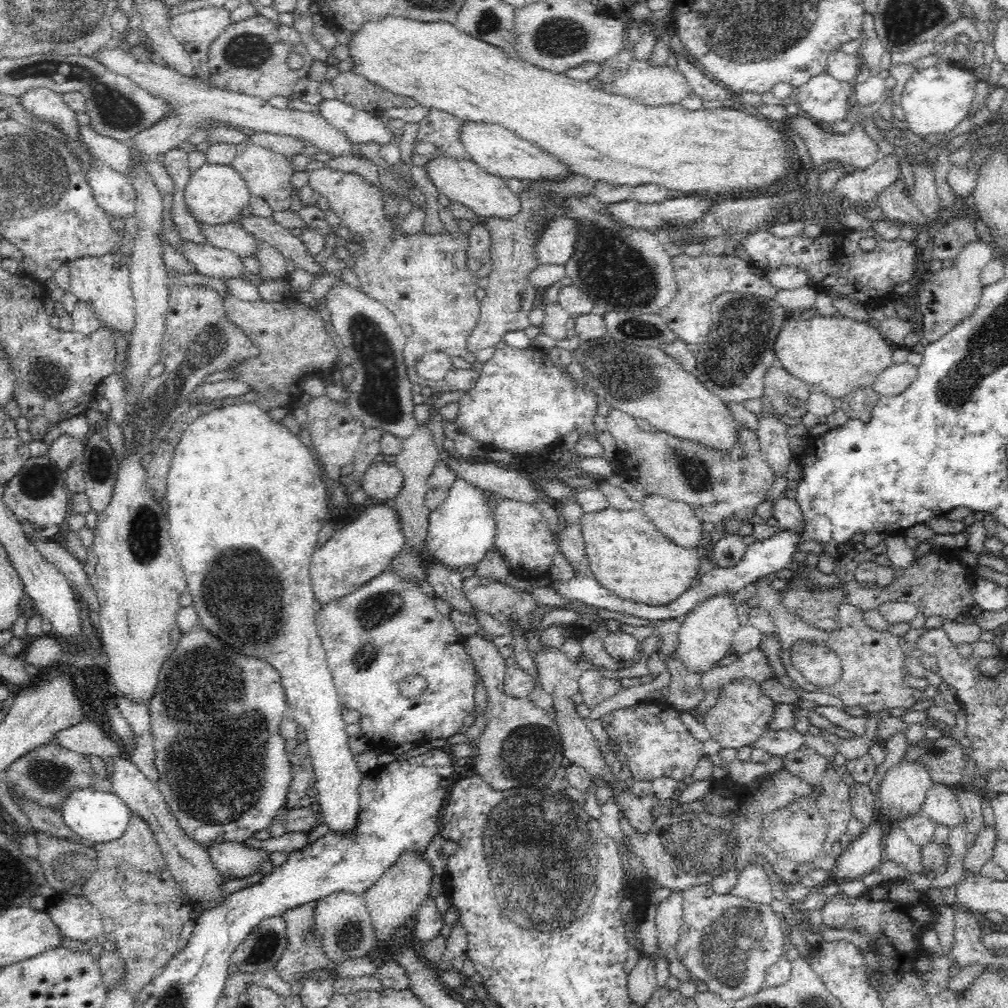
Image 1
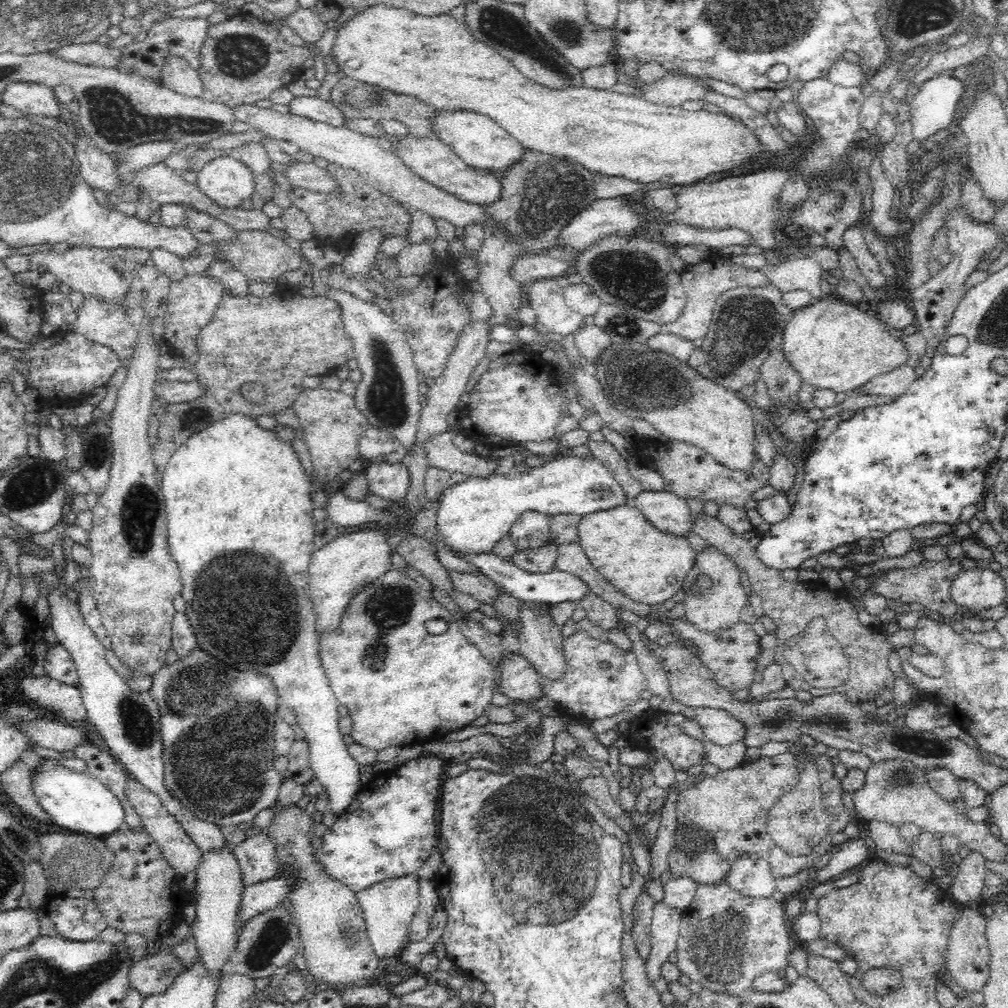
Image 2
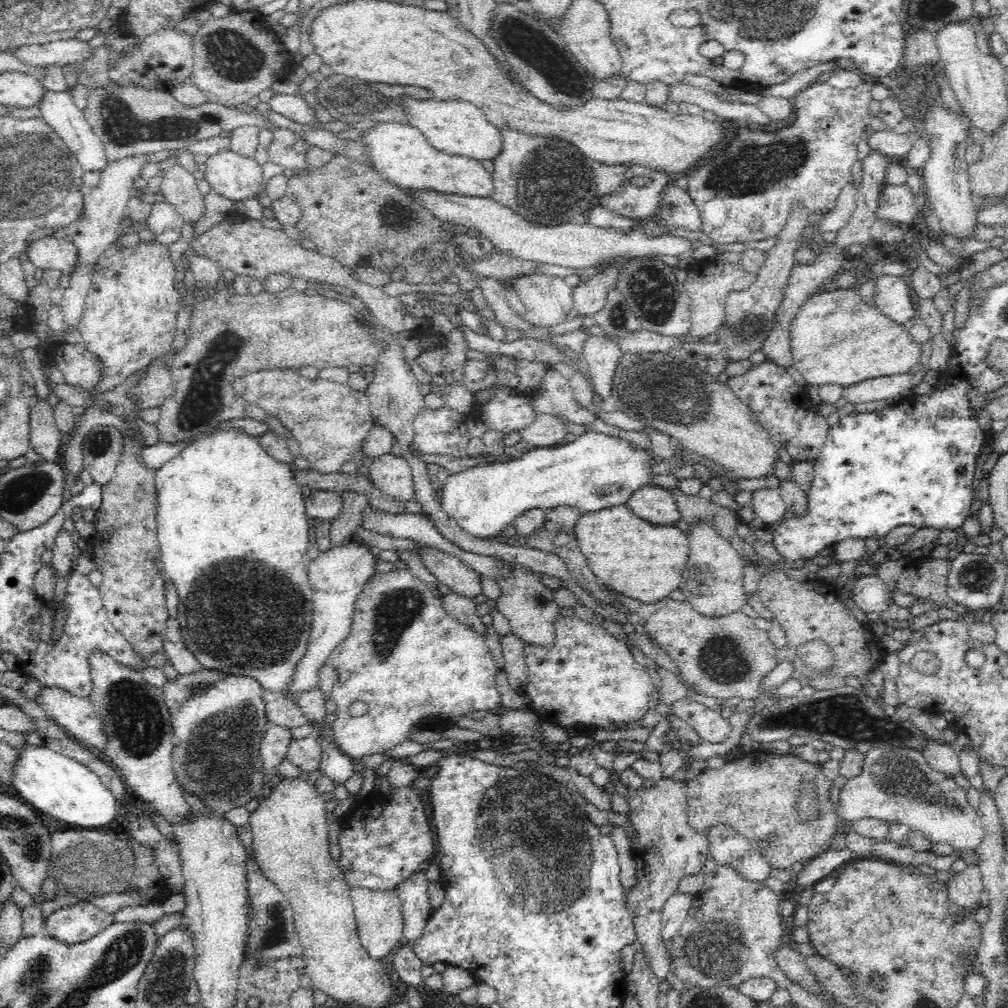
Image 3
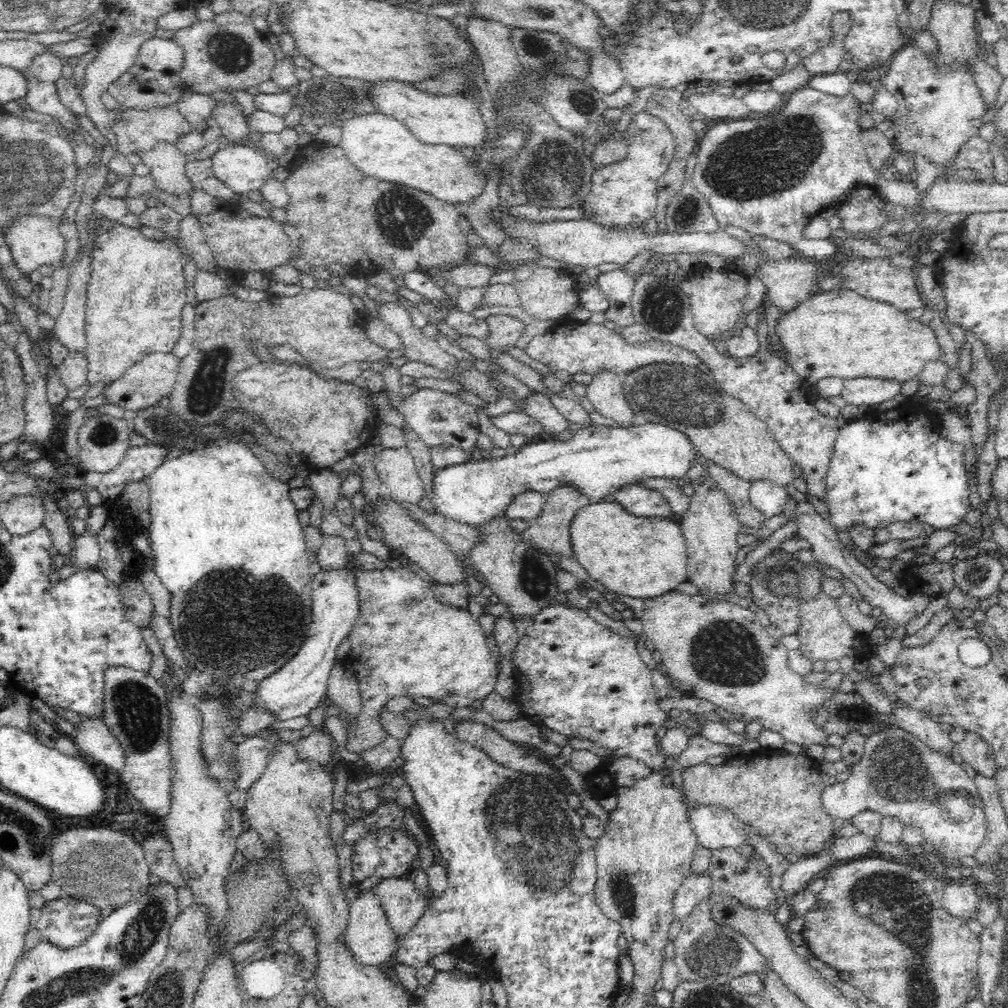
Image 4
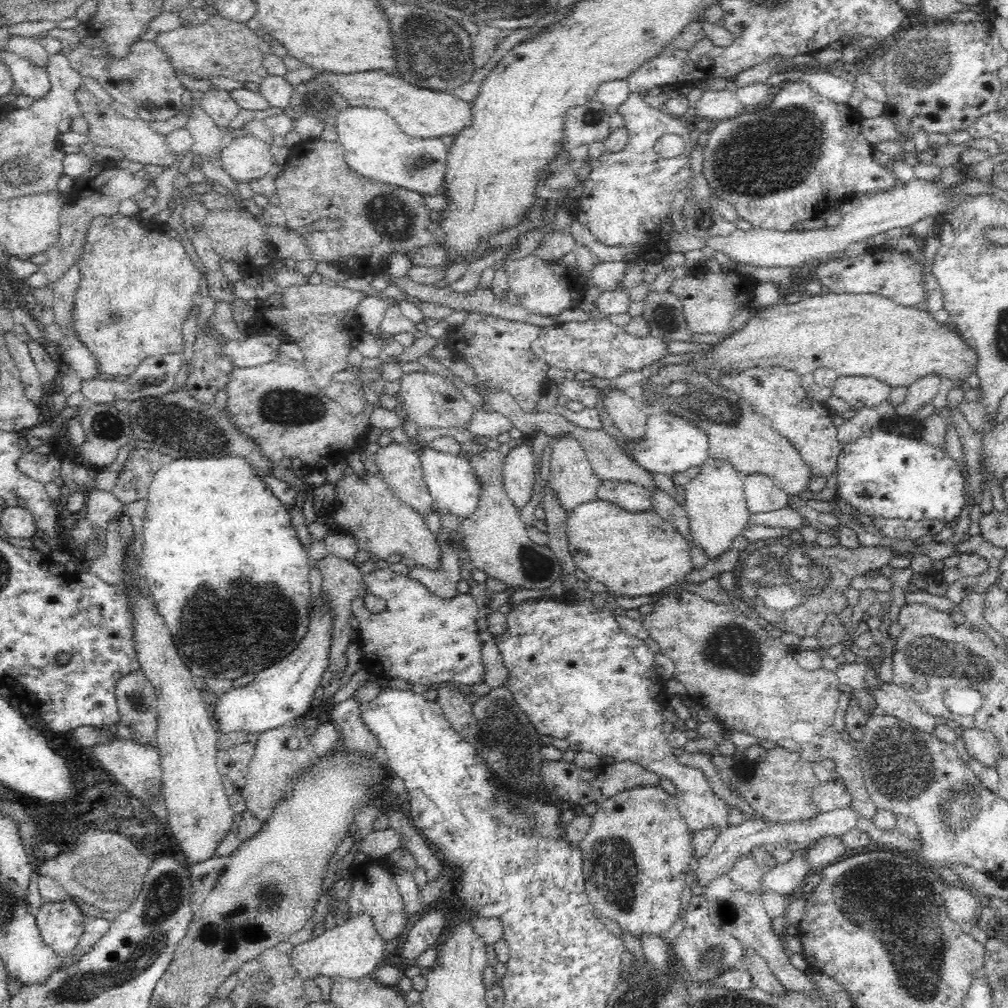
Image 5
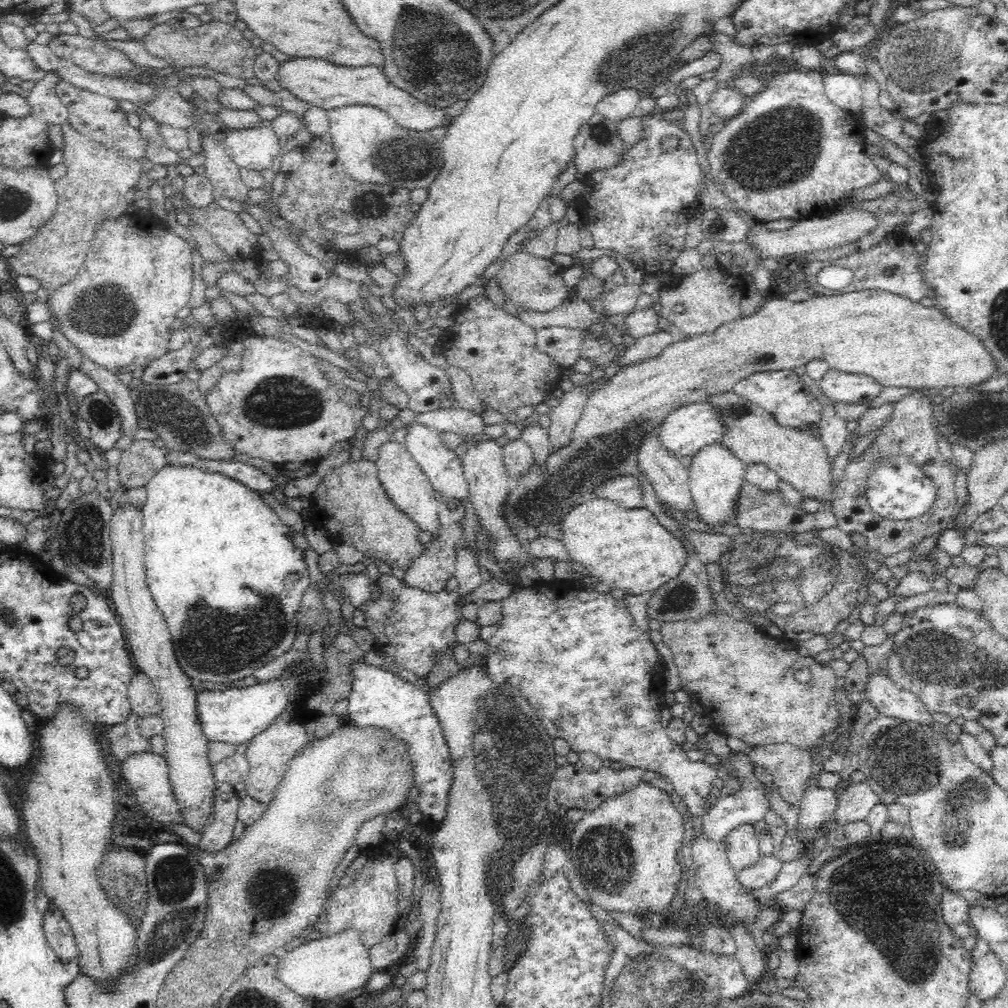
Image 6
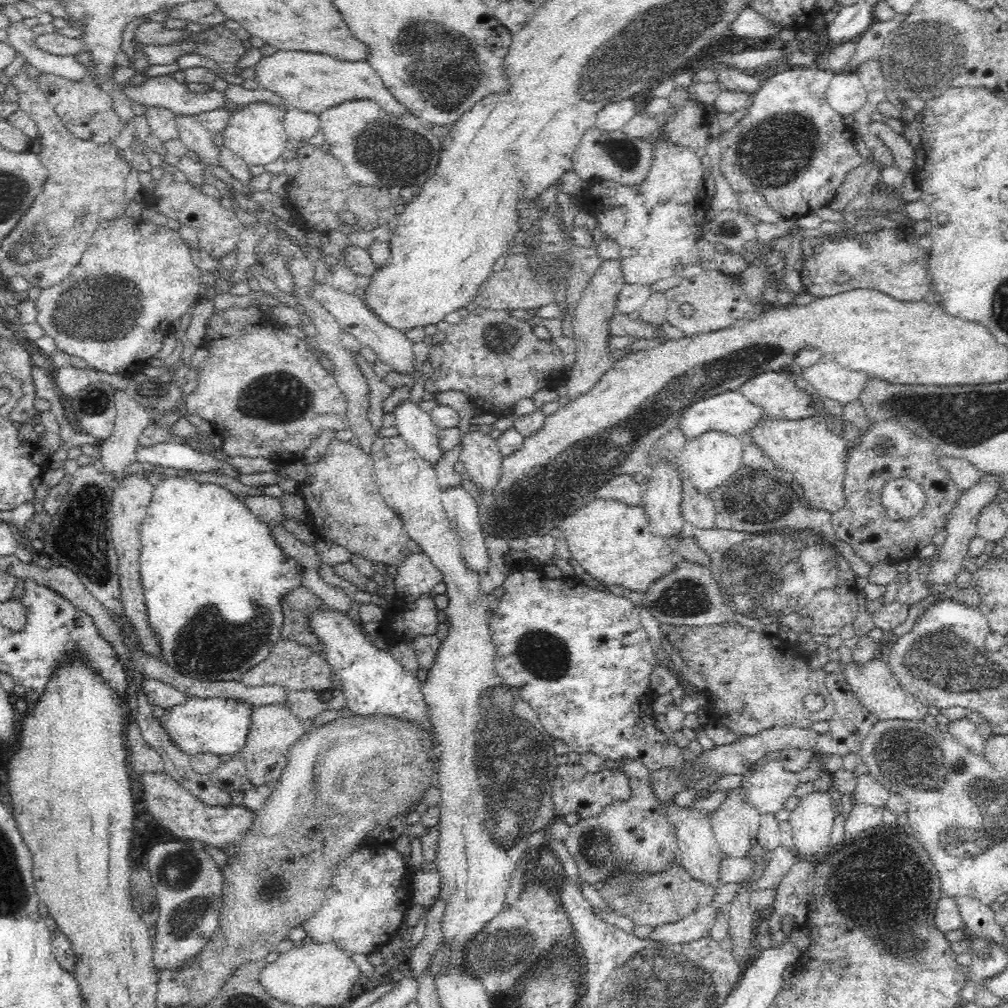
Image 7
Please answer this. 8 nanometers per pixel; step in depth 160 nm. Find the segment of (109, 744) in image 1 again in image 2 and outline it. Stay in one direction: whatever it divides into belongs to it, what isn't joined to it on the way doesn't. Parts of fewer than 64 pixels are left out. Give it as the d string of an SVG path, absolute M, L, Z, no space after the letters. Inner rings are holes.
M46 719L36 722L16 722L15 727L32 743L60 753L72 751L82 744L89 744L86 732L78 725L67 725Z

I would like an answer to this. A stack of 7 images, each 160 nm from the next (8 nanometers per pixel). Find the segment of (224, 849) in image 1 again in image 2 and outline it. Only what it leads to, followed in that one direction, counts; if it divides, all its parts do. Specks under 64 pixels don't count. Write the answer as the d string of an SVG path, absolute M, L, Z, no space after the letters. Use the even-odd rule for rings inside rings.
M61 583L56 590L46 594L50 605L49 623L53 628L58 643L64 645L74 659L77 667L81 696L88 712L89 721L96 727L102 740L108 745L109 753L117 759L128 775L141 782L150 792L158 795L162 806L185 830L185 833L202 851L223 849L227 845L218 825L199 820L178 798L174 797L164 785L163 743L161 738L161 715L159 705L150 697L149 692L133 692L132 688L106 660L105 646L97 639L93 630L83 621L77 601L70 601Z

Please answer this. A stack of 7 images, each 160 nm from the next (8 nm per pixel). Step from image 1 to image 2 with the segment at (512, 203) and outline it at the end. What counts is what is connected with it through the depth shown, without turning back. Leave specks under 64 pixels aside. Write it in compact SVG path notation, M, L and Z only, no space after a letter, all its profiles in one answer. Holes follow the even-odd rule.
M409 133L408 136L400 136L398 142L394 143L394 148L396 148L395 155L399 156L403 164L412 172L455 198L482 207L490 206L498 198L502 198L502 184L498 178L489 171L466 164L439 139L416 138Z

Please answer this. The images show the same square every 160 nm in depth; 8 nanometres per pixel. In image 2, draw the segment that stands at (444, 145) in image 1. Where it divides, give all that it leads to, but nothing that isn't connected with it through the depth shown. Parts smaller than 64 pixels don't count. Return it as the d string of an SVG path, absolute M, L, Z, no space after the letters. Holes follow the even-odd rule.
M343 77L330 90L330 102L339 108L345 118L352 120L352 118L373 118L374 120L399 120L403 122L408 128L409 133L416 138L434 138L435 132L431 128L432 116L436 112L435 108L426 104L417 96L410 96L404 94L396 94L386 88L378 85L366 84L360 81L351 81L349 77Z

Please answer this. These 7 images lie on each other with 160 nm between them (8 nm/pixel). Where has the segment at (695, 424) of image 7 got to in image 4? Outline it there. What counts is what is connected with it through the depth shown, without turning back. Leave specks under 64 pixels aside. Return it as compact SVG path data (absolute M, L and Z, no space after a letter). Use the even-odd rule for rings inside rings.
M640 421L631 427L608 427L592 424L585 429L577 428L576 434L568 442L556 440L525 444L518 452L500 458L484 459L473 456L460 464L447 466L434 473L431 500L436 512L446 518L481 525L495 516L504 515L515 496L524 491L538 491L547 496L557 486L574 485L578 491L590 498L590 502L613 501L615 490L625 486L646 482L648 478L684 480L690 466L696 460L696 449L682 431L652 421Z

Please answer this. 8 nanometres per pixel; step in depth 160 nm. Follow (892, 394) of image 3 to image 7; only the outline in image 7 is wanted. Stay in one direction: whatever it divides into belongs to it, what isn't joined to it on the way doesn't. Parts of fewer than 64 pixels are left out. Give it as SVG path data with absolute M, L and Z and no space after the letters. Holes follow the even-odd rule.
M824 354L815 365L803 369L801 377L822 397L838 400L842 405L856 401L870 378L864 372L841 366Z

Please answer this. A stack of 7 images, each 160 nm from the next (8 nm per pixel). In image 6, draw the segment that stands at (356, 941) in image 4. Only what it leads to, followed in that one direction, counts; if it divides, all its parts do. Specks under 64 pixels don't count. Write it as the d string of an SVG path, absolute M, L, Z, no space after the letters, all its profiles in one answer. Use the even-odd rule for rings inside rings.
M344 930L338 934L324 936L320 939L304 939L304 942L278 962L275 977L302 998L312 998L323 1003L326 1000L336 1002L338 996L348 994L351 990L363 987L373 973L370 955L373 950L366 948L357 930Z

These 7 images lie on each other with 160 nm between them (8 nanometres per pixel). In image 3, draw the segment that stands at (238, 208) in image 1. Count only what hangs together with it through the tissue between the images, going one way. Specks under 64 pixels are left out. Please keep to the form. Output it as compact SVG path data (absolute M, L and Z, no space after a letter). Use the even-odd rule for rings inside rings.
M230 149L209 156L202 168L211 190L235 204L256 197L264 188L261 165Z

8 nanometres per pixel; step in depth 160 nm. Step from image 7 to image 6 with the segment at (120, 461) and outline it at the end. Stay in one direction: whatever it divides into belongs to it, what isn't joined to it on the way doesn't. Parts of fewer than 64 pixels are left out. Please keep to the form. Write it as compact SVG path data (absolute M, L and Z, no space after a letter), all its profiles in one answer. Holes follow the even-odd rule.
M83 357L83 359L78 370L92 378L99 390L113 400L120 415L121 435L116 441L115 448L122 451L128 450L132 446L132 437L136 434L136 428L139 427L138 413L130 396L129 386L124 385L117 374L92 362L89 358Z

